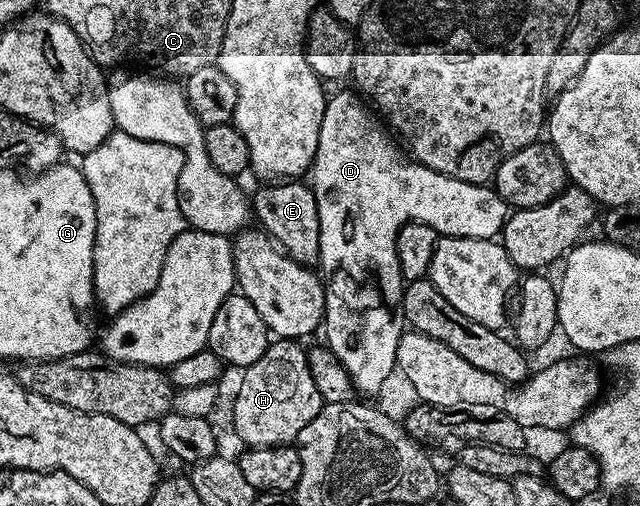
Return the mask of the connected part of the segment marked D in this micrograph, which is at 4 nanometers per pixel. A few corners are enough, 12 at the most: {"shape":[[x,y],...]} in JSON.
{"shape":[[356,92],[311,188],[323,334],[358,394],[397,369],[398,234],[504,230],[492,186],[414,161]]}

